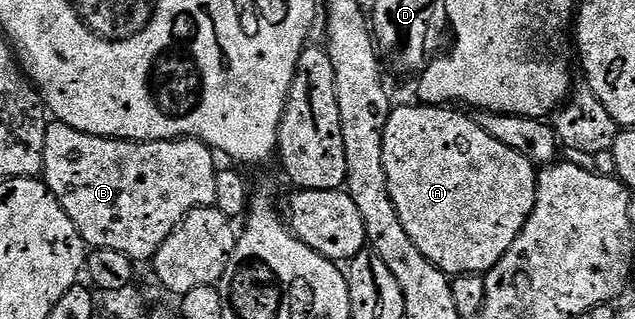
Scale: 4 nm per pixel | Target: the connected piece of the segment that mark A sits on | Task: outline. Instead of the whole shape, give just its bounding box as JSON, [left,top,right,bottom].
[383,105,537,276]

